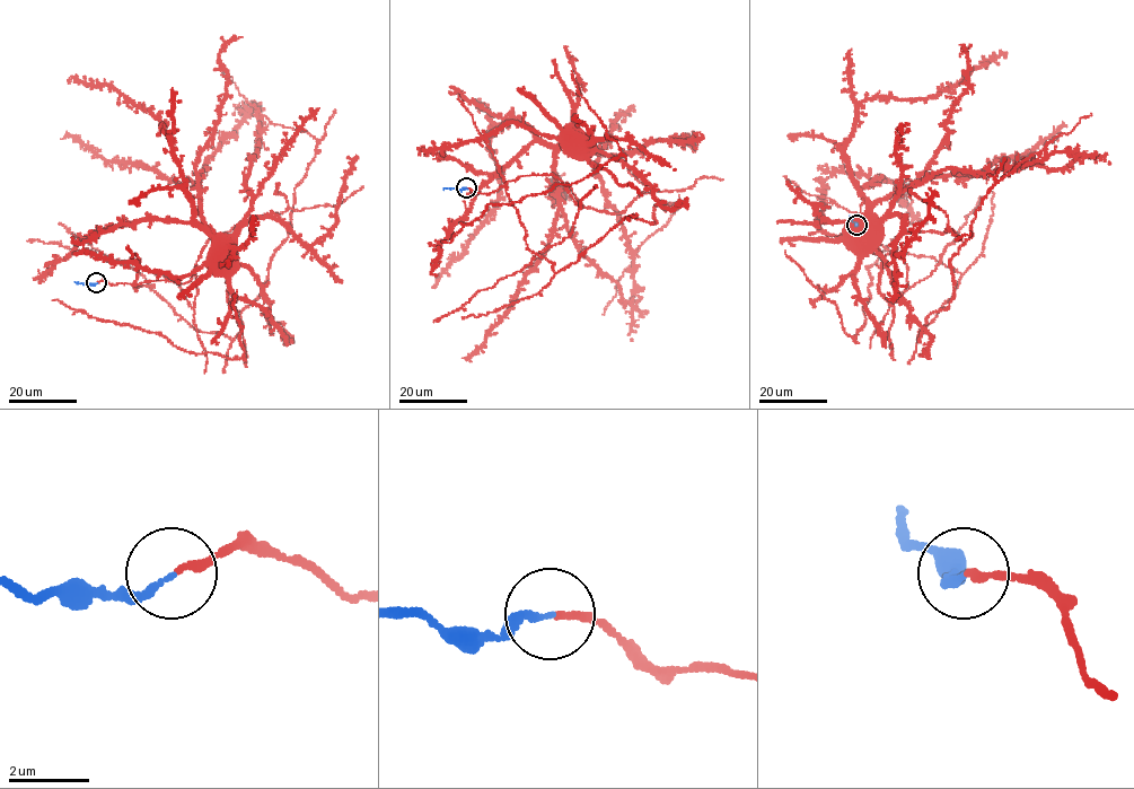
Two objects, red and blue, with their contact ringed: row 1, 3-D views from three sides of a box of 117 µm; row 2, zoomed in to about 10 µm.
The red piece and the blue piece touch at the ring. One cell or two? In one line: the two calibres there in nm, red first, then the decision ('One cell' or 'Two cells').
Thickness 180 nm (red) against 160 nm. One cell

